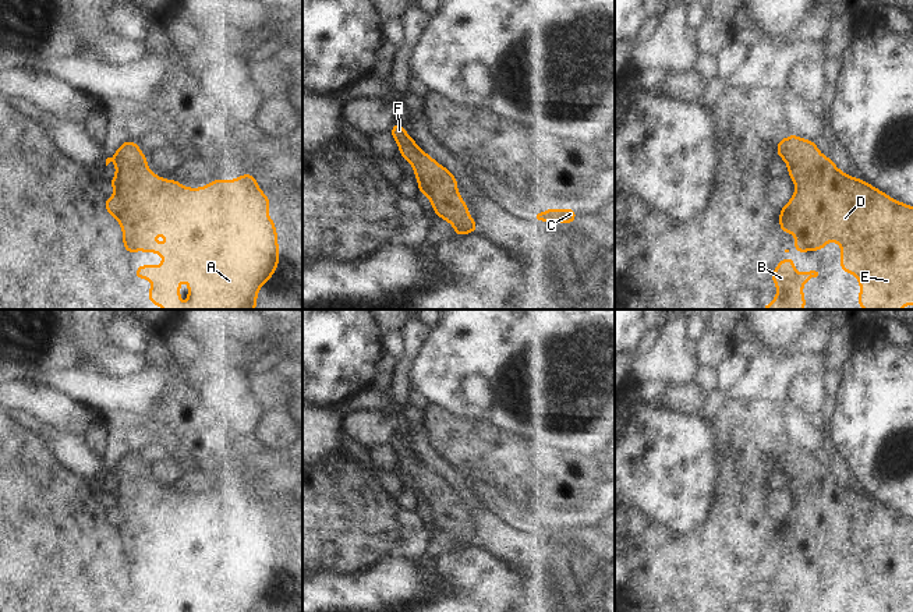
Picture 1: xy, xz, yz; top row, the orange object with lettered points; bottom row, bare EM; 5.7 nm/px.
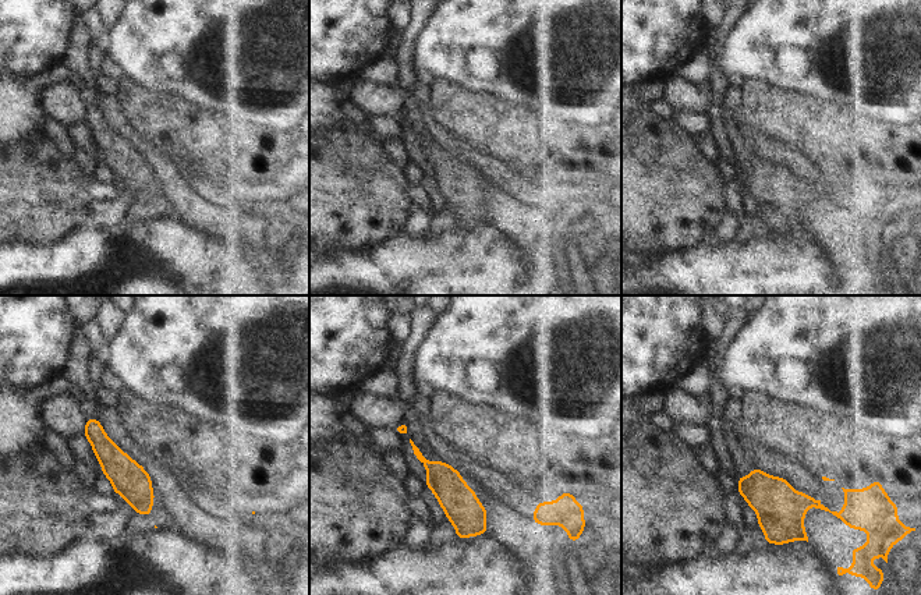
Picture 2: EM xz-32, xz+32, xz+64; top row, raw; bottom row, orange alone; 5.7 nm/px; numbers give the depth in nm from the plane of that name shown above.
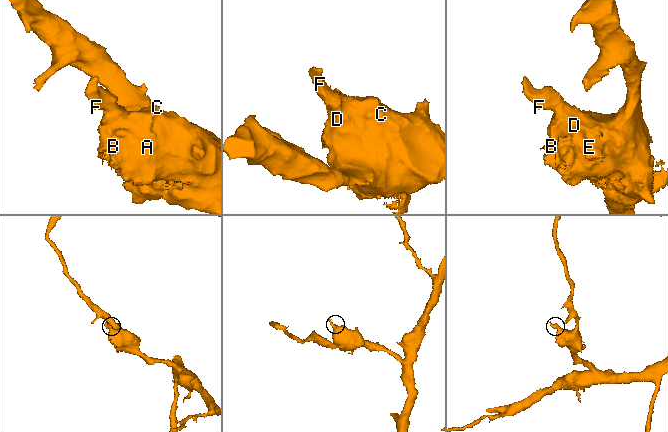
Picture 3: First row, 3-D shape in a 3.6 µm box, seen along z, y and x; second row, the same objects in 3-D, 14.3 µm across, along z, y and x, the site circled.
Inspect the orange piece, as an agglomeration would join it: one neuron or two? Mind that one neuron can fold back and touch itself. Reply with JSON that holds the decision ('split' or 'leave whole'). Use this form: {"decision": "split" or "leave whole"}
{"decision": "leave whole"}

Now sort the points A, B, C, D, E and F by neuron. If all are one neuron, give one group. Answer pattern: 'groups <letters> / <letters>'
groups A B C D E F

